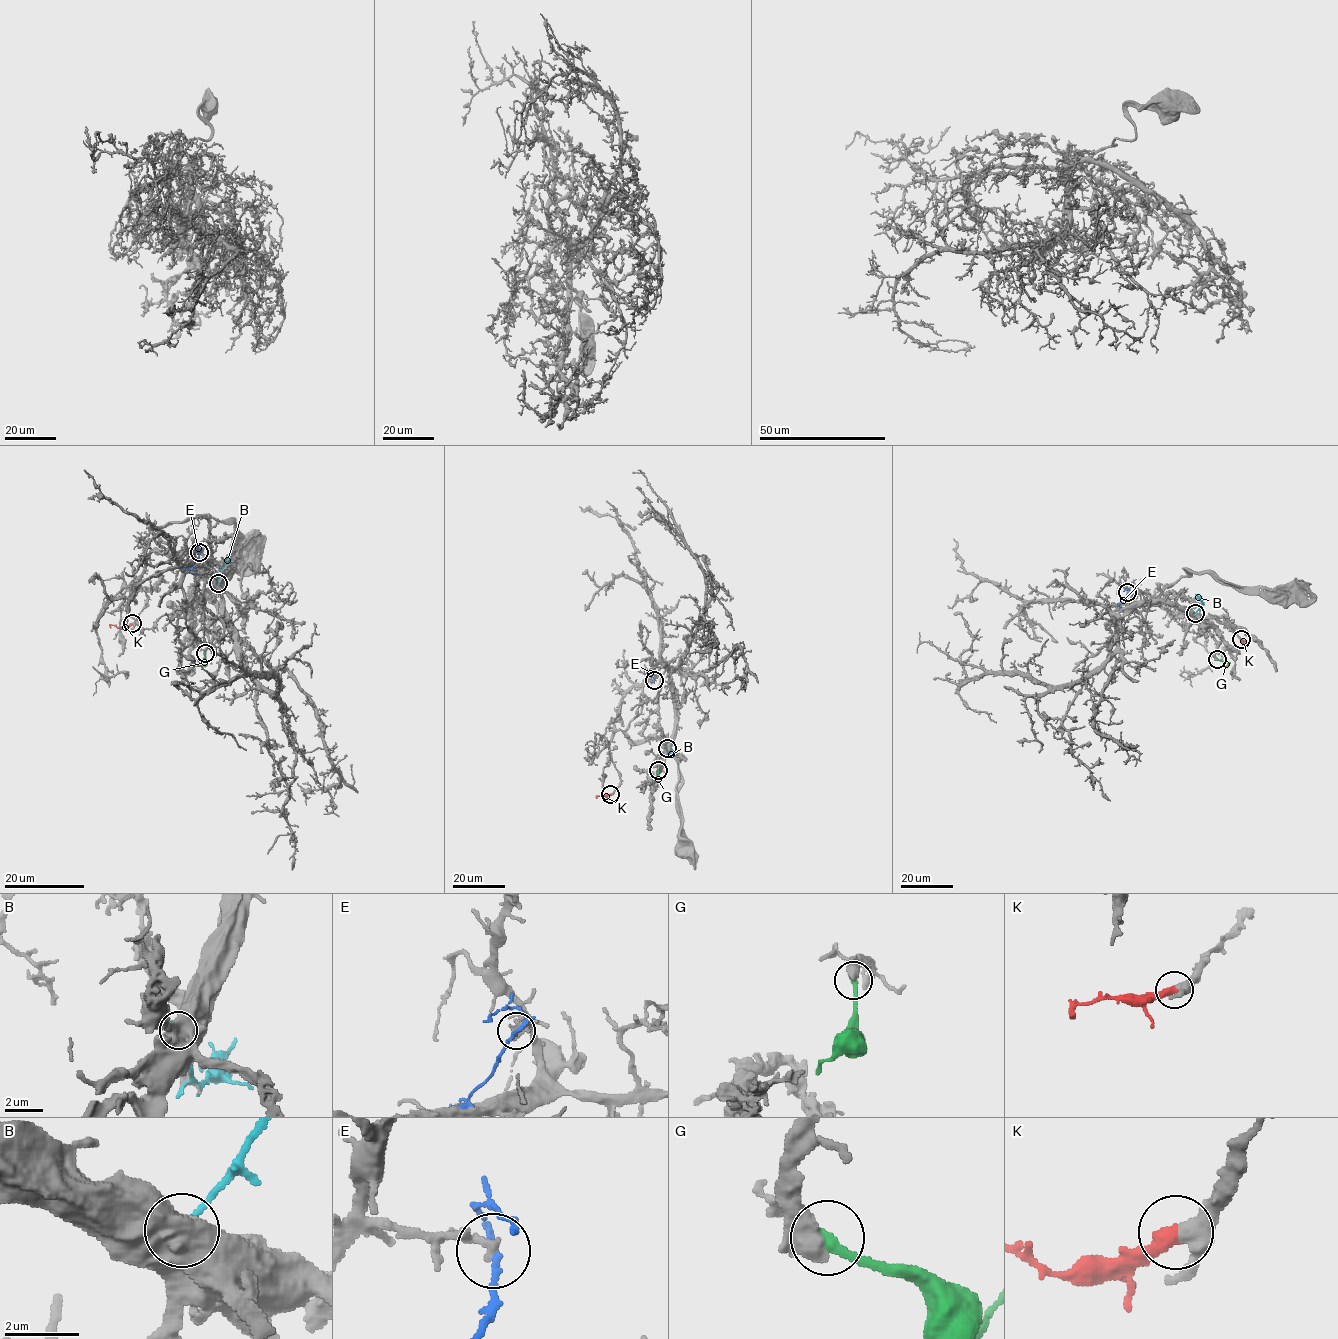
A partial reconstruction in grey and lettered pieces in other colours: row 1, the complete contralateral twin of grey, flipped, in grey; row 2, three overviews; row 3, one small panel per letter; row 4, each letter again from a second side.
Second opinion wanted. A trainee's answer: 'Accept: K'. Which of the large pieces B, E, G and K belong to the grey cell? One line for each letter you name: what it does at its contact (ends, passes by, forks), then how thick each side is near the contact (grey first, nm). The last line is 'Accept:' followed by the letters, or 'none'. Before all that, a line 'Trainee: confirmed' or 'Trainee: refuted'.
Trainee: confirmed
K: it ends there; 400 nm thick on the grey side, 420 nm on the other
Accept: K

